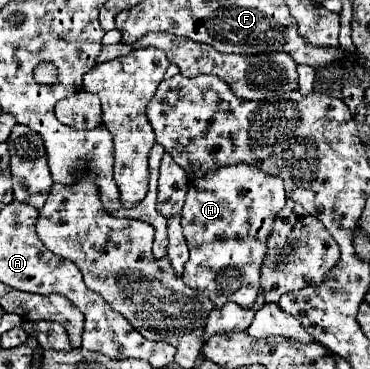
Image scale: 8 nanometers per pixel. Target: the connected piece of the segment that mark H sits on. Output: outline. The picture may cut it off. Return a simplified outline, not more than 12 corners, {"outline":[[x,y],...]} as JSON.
{"outline":[[243,162],[191,180],[183,282],[253,306],[281,176]]}

